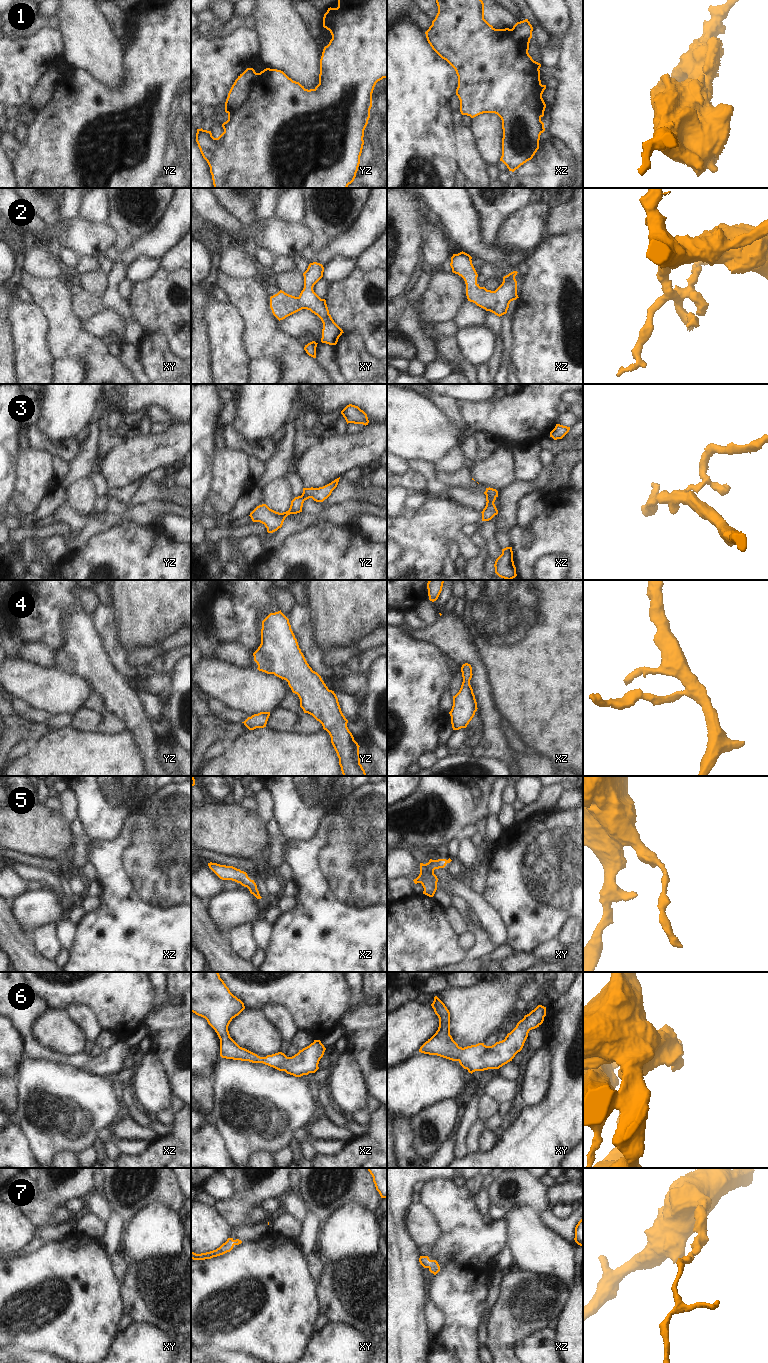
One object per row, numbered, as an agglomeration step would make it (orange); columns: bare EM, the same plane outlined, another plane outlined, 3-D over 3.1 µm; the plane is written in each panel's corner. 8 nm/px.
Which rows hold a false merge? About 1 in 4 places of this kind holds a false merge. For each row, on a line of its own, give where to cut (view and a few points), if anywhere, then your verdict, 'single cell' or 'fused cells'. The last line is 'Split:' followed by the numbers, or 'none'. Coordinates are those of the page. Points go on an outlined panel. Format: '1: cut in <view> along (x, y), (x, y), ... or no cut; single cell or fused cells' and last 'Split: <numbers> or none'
1: cut in yz along (256, 73), (248, 96), (238, 107), (227, 112); fused cells
2: no cut; single cell
3: no cut; single cell
4: no cut; single cell
5: no cut; single cell
6: no cut; single cell
7: no cut; single cell
Split: 1

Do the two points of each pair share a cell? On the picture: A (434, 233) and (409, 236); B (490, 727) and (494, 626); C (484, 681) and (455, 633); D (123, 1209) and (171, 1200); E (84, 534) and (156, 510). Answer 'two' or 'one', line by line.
A: two
B: two
C: one
D: one
E: one

